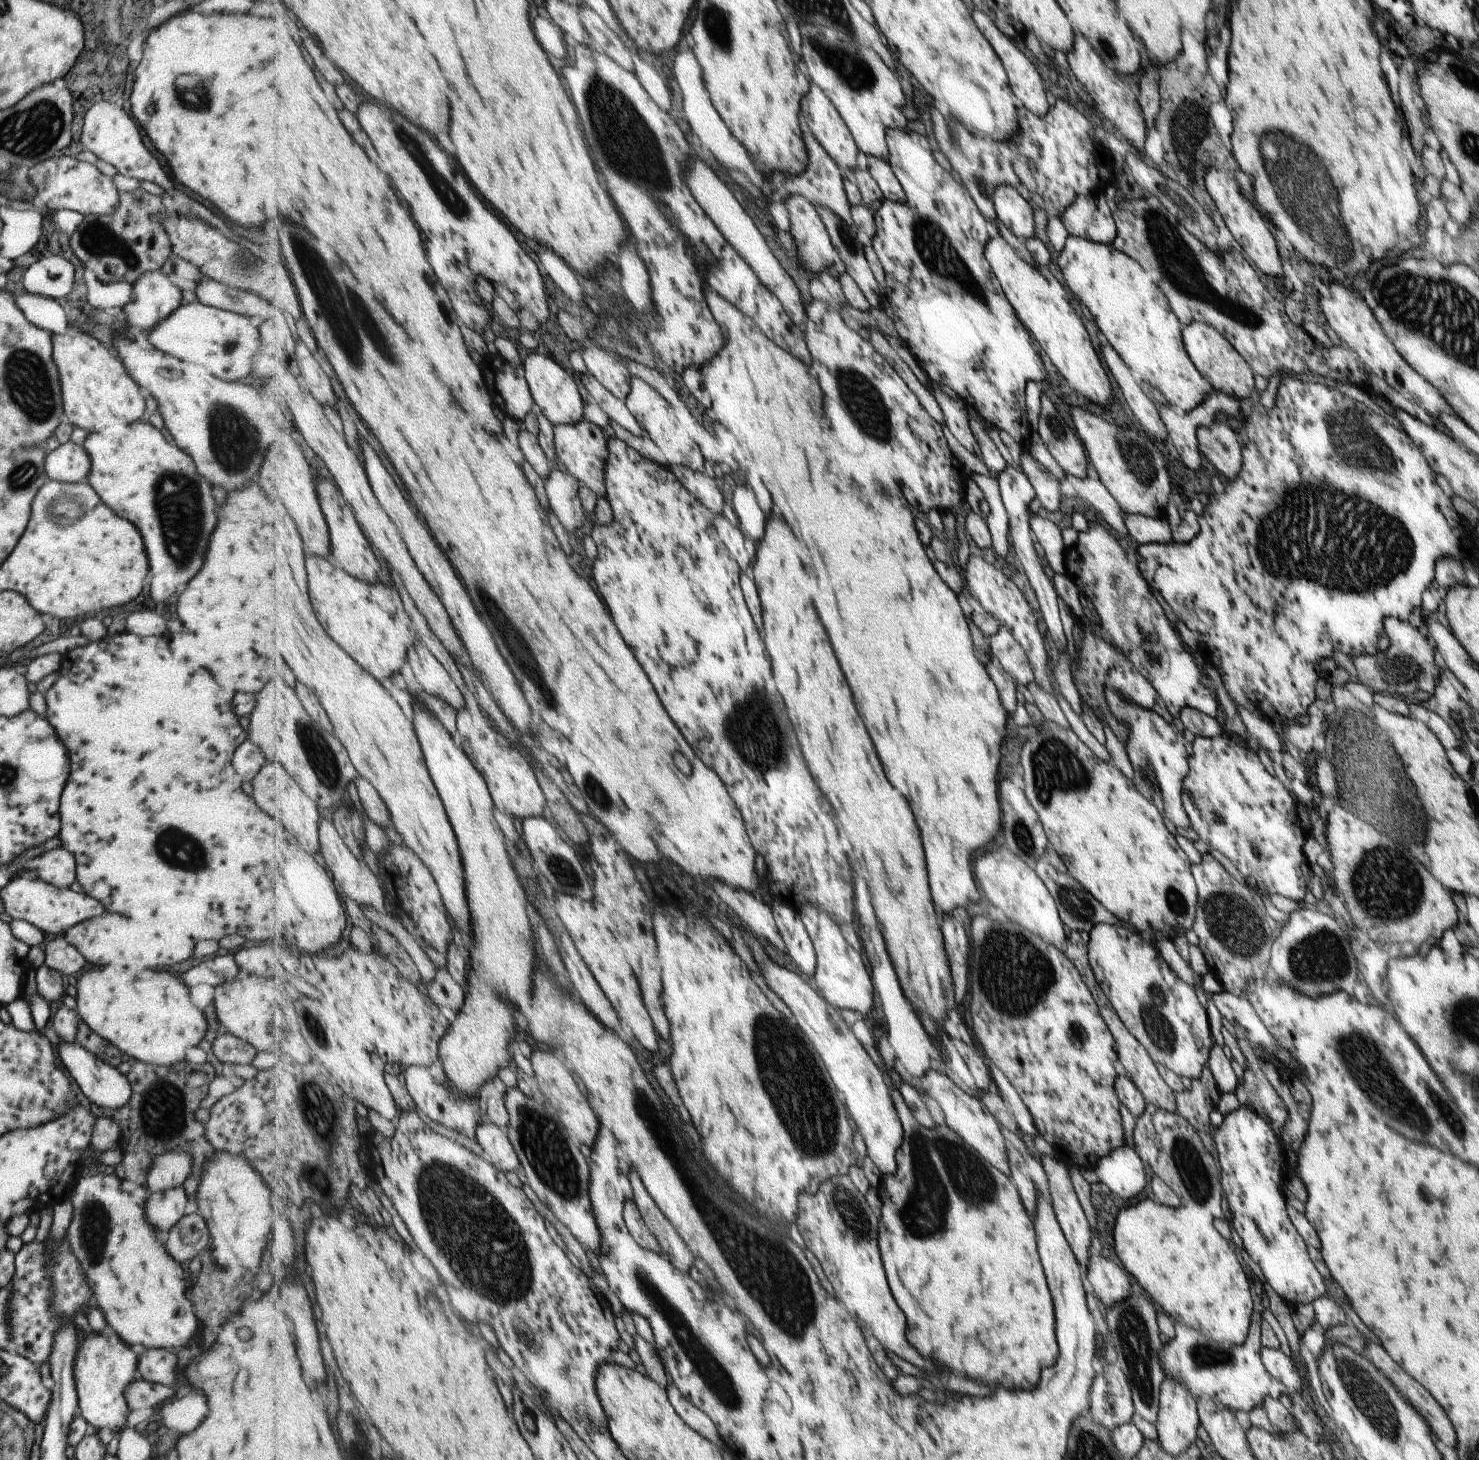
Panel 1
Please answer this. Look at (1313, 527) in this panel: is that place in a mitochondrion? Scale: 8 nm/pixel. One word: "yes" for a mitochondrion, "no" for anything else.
yes

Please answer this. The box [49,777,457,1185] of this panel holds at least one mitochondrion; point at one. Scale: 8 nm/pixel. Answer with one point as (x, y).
(177, 848)

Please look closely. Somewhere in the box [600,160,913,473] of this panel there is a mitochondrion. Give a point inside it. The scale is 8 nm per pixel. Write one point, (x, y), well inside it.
(868, 411)

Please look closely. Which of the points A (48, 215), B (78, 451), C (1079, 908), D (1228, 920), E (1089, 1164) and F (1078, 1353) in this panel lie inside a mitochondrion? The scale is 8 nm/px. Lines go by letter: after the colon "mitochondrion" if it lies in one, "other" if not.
A: other
B: other
C: mitochondrion
D: mitochondrion
E: other
F: other

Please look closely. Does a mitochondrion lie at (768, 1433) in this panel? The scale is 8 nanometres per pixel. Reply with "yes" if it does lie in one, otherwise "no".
no

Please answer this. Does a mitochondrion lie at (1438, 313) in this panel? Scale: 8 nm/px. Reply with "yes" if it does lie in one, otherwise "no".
yes

